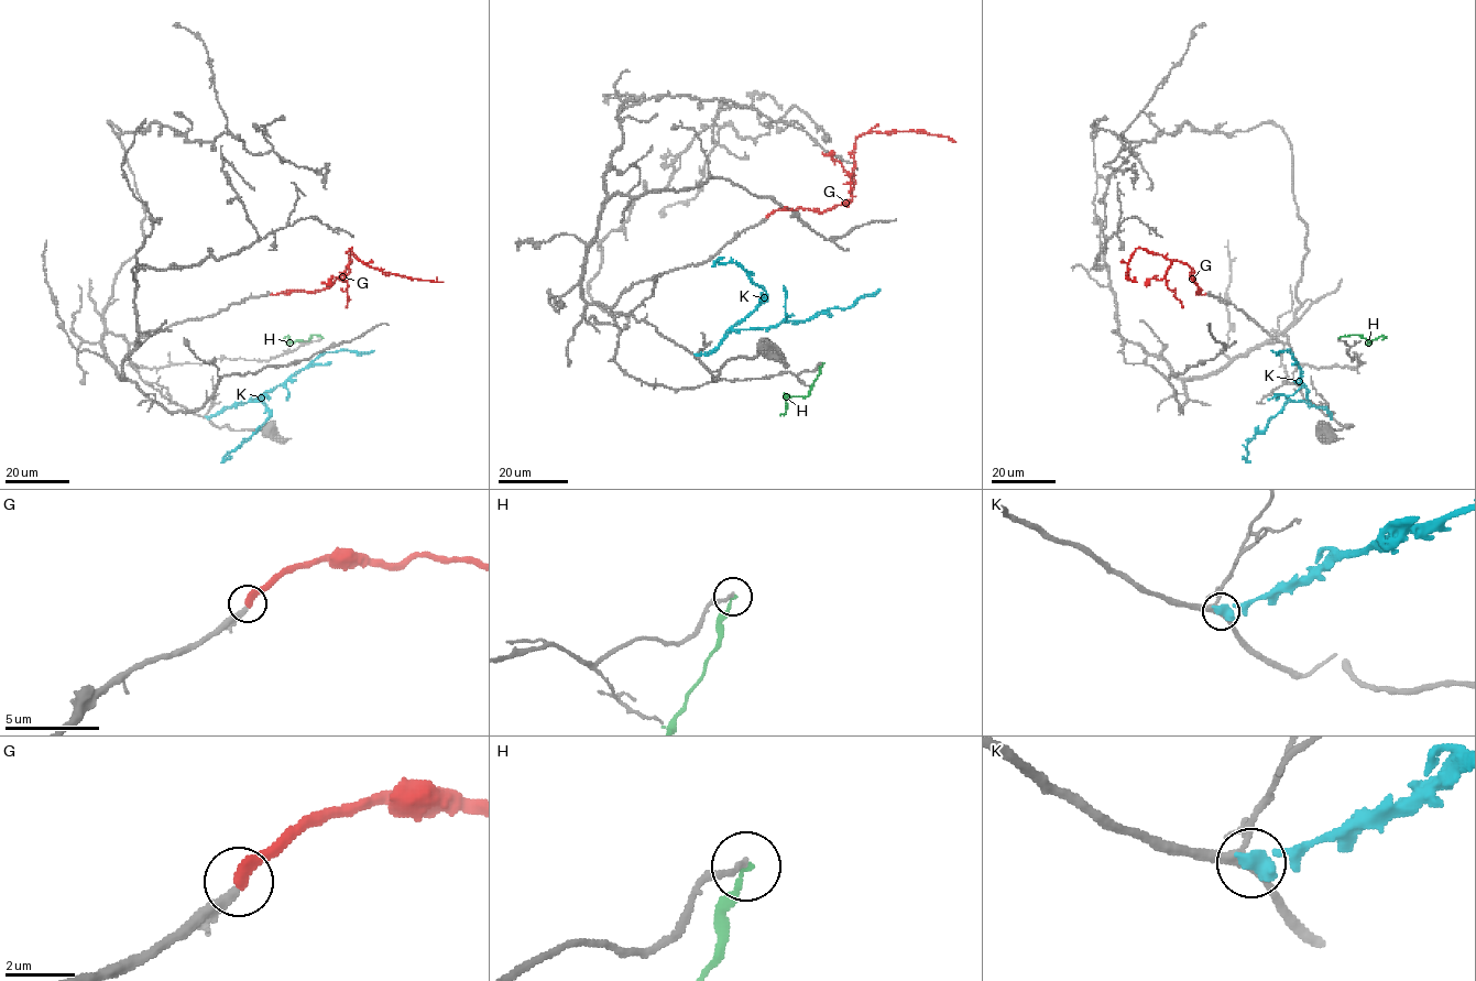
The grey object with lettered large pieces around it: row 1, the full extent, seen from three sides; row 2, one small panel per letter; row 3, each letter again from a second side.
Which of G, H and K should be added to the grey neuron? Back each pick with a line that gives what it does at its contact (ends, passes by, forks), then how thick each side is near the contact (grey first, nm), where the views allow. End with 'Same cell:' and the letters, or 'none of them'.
G: it ends | 300/360 nm
Same cell: G

